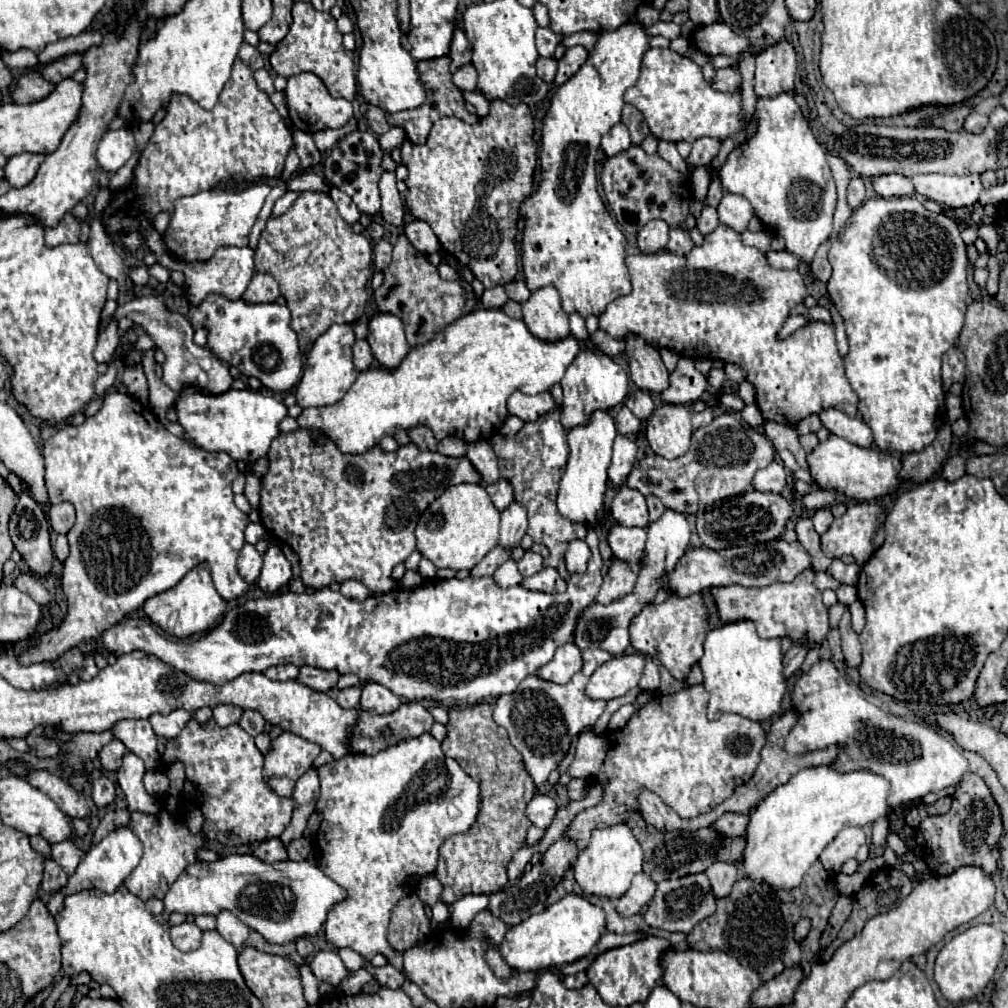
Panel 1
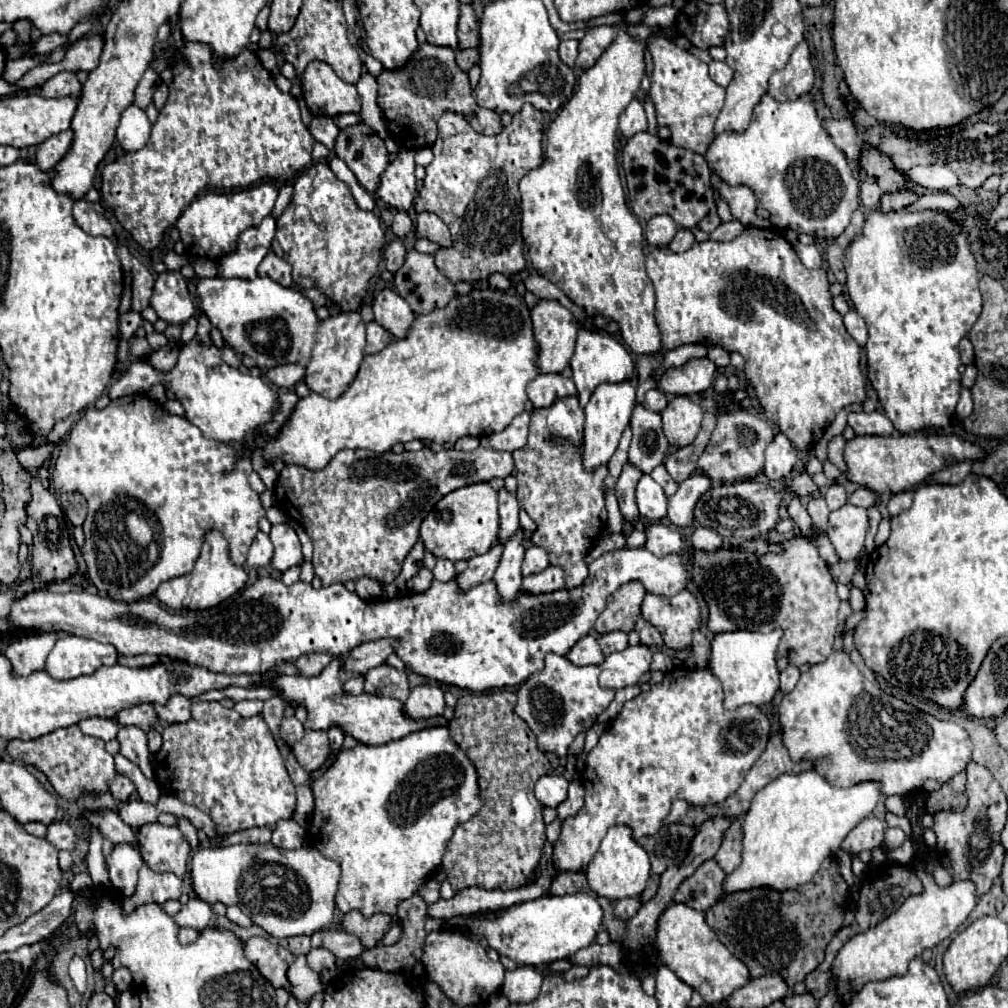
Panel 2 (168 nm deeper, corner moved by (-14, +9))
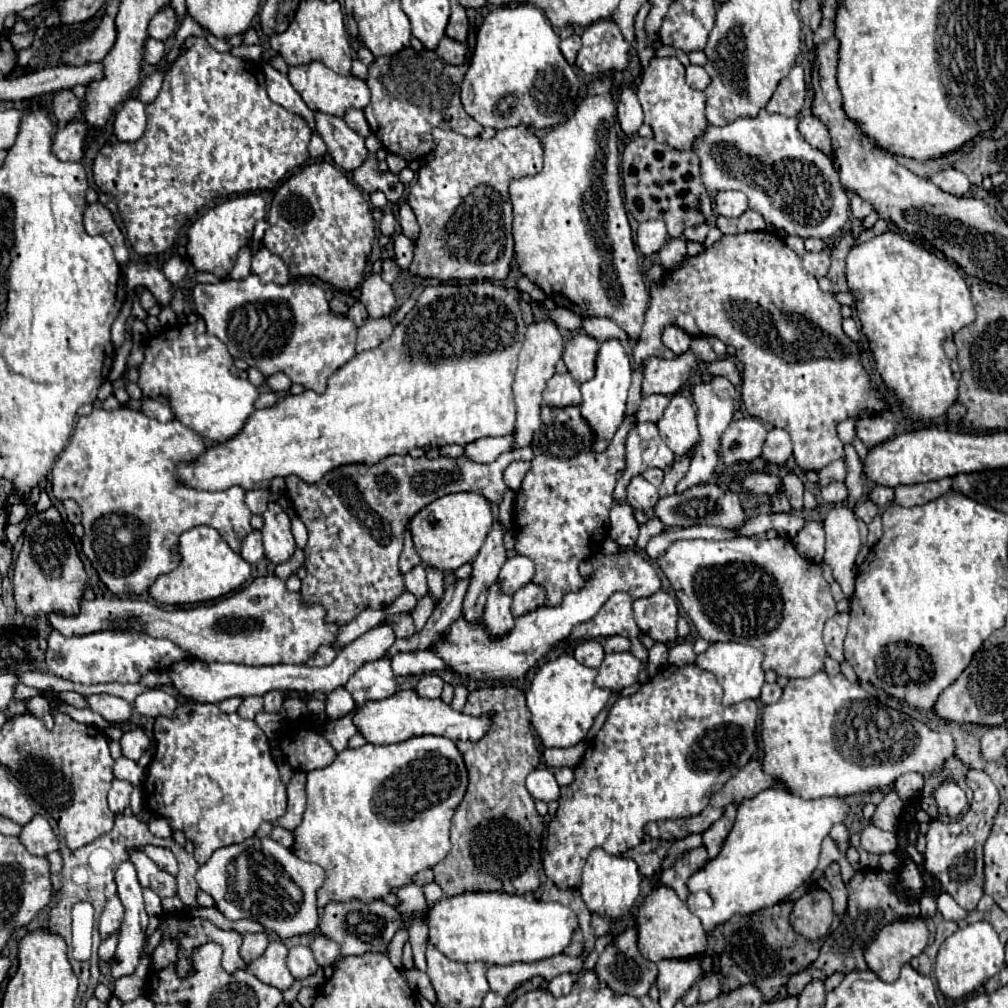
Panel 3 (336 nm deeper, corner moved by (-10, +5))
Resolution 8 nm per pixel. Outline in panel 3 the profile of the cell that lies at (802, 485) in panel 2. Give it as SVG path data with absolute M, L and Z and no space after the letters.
M753 473L743 479L743 487L757 495L775 495L775 493L783 491L783 479L781 479L781 475Z

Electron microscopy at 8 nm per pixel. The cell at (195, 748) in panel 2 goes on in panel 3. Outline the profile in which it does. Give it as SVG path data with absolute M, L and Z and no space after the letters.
M195 701L179 705L175 715L175 719L155 719L155 755L143 781L143 801L149 811L169 819L173 829L181 829L193 841L193 855L201 865L209 861L213 851L253 837L263 821L275 823L287 809L287 787L269 753L267 737L255 721L241 719L237 713L227 715L213 703Z

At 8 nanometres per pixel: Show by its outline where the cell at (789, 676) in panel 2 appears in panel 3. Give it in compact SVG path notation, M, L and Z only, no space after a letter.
M765 683L765 685L763 685L763 689L761 689L761 701L763 701L765 705L771 705L771 703L779 701L781 693L783 693L783 689L781 689L777 683L773 683L773 685Z

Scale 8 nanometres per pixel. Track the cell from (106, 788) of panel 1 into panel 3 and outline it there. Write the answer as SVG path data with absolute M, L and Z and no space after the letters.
M113 779L113 785L111 785L111 791L109 791L109 809L113 813L121 813L125 807L129 807L129 797L131 797L131 783L127 781L119 781L119 779Z

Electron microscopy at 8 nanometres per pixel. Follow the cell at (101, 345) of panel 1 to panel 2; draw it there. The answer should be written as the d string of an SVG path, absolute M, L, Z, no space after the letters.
M117 243L117 253L123 263L125 273L133 275L133 311L143 311L149 305L151 293L153 293L153 275L147 271L145 265L141 265L123 243Z

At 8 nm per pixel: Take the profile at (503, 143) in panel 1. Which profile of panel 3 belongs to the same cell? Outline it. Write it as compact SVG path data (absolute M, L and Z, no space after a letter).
M517 125L517 127L507 127L507 129L501 129L497 131L497 135L493 139L481 139L481 137L475 137L475 139L469 139L469 137L463 137L455 131L449 131L449 129L439 129L435 127L433 129L433 139L435 139L435 157L421 165L419 169L419 177L417 177L417 185L411 187L409 191L409 197L407 197L407 203L411 205L419 225L421 225L421 235L419 239L415 241L415 259L409 267L409 273L413 275L419 275L419 277L435 277L439 279L441 283L447 283L447 281L503 281L507 279L509 271L511 271L511 261L513 261L513 207L511 207L511 199L509 199L509 183L513 179L519 179L519 177L525 177L525 175L535 175L541 171L543 167L543 145L539 141L539 137L533 133L531 127L527 125Z

